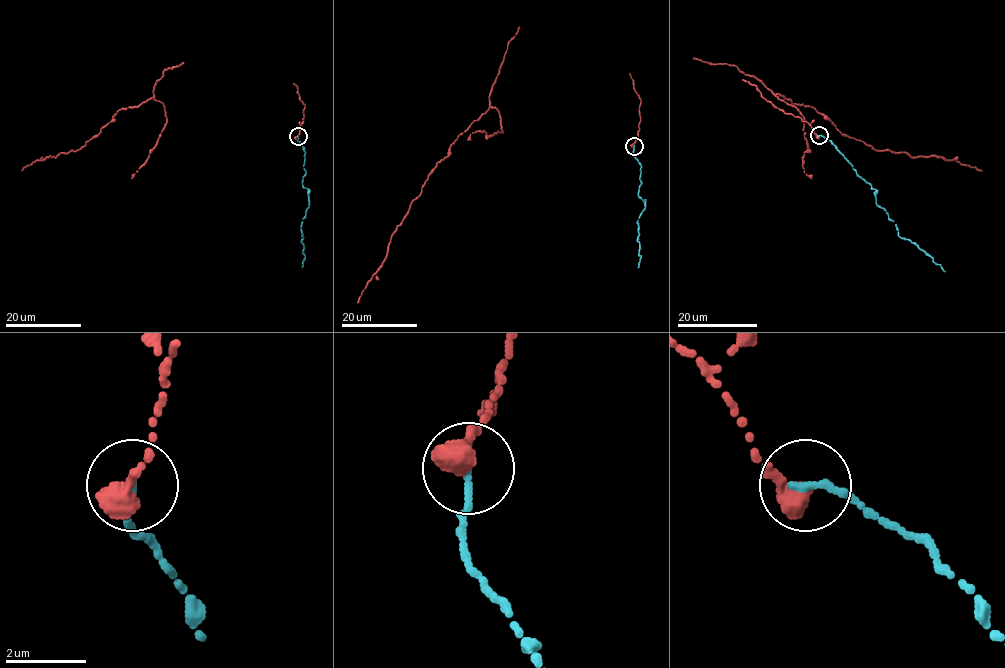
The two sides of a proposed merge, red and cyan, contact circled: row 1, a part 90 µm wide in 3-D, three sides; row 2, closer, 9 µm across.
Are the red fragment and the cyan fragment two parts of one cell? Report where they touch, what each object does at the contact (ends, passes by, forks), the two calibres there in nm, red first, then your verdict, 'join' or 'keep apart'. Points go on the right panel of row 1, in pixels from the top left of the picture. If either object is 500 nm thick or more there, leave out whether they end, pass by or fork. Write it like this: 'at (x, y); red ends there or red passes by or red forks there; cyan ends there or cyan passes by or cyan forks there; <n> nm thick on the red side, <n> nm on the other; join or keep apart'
at (819, 135); 550 nm thick on the red side, 220 nm on the other; join

